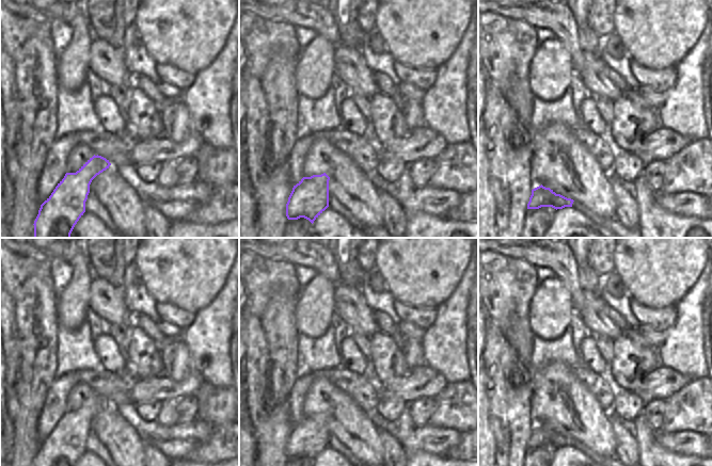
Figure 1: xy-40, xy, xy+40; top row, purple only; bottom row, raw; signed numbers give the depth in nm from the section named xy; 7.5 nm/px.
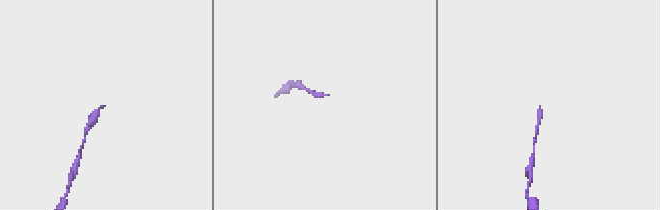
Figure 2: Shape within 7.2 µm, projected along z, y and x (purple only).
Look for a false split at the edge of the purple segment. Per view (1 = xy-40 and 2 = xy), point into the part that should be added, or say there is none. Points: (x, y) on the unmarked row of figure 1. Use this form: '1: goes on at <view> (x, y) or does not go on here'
1: does not go on here
2: does not go on here

